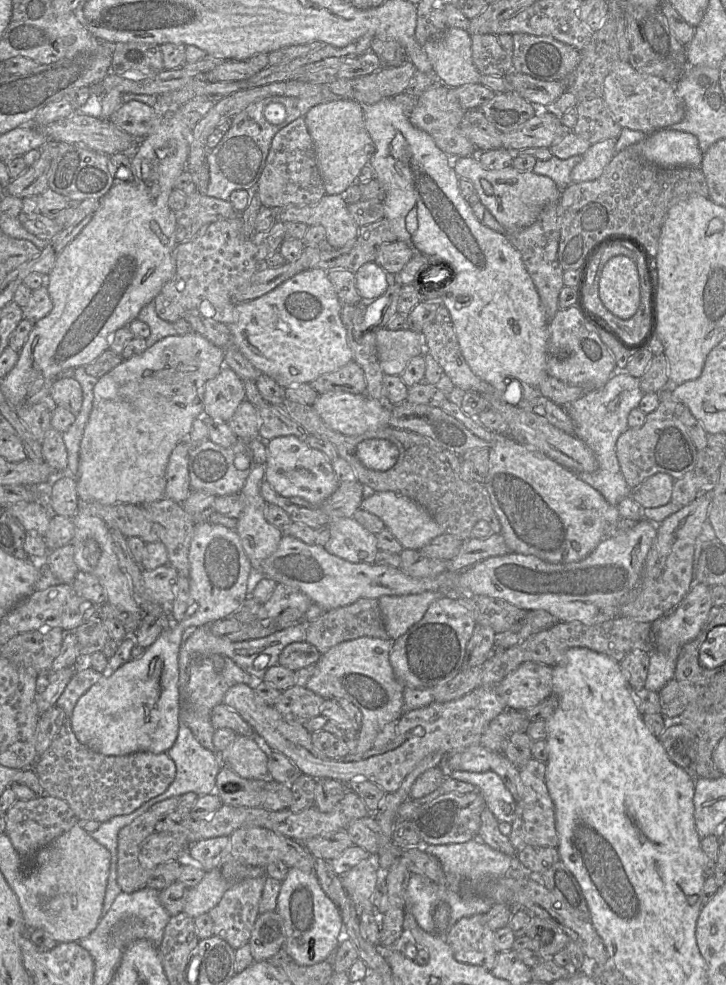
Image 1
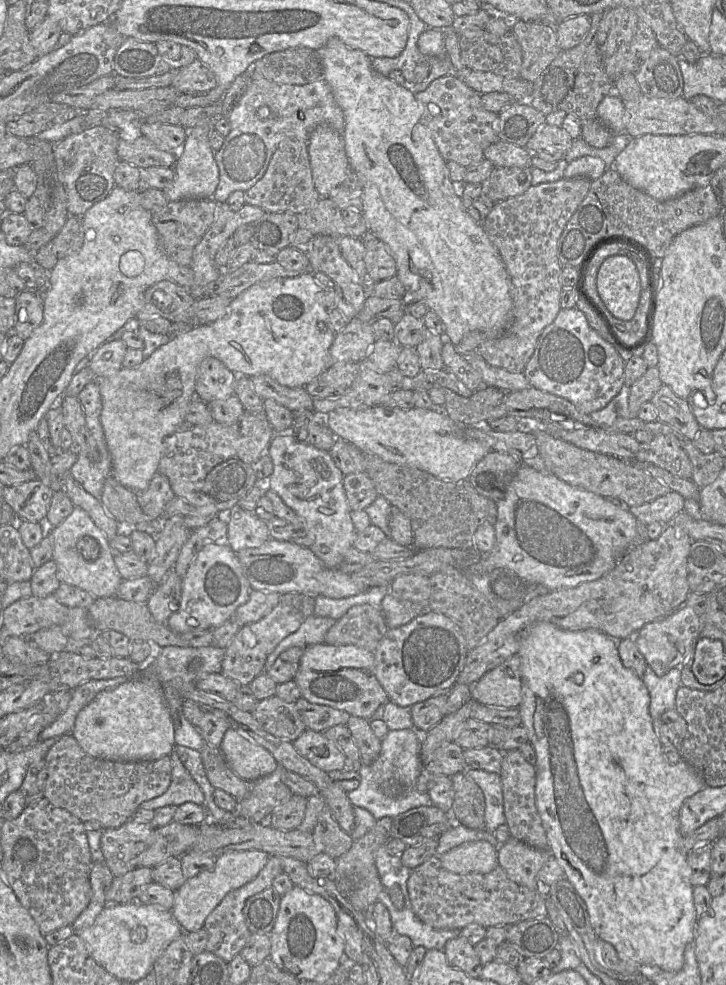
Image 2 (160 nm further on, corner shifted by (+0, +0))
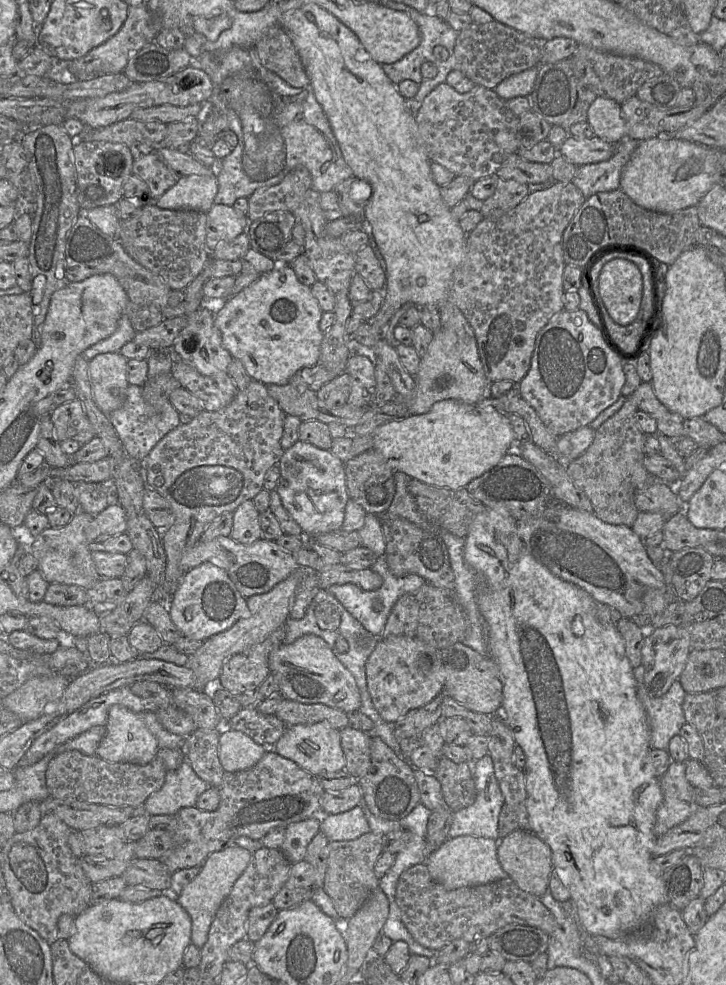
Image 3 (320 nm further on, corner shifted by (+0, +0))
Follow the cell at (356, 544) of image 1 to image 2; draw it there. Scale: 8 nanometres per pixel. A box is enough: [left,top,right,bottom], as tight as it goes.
[259,430,357,568]

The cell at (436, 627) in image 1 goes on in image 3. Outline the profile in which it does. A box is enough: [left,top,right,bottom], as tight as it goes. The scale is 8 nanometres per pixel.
[365,636,446,723]

